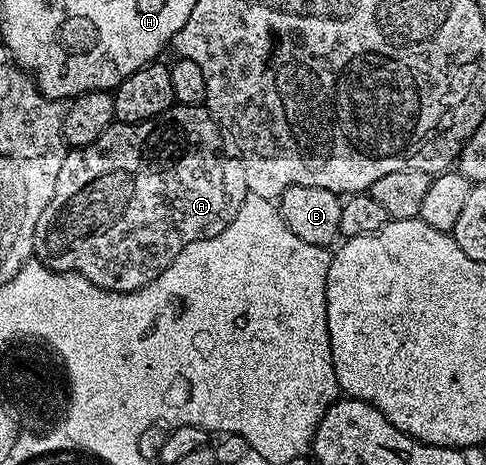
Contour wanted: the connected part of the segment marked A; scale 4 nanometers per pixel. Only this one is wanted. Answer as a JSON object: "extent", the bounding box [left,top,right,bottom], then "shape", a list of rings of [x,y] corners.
{"extent":[33,103,248,291],"shape":[[[175,103],[168,111],[135,125],[110,124],[92,143],[71,148],[67,152],[64,163],[60,163],[60,175],[56,175],[56,191],[52,199],[48,199],[48,207],[44,207],[40,220],[36,222],[33,256],[40,264],[52,271],[78,273],[101,289],[129,291],[152,283],[168,268],[172,259],[176,259],[176,255],[180,255],[180,251],[188,247],[188,243],[196,243],[200,239],[212,239],[212,235],[220,235],[220,231],[224,231],[224,227],[228,227],[232,219],[236,219],[236,211],[240,211],[240,203],[244,203],[248,190],[244,179],[242,159],[231,150],[230,154],[225,144],[227,145],[224,134],[210,116],[209,109],[200,105]]]}

